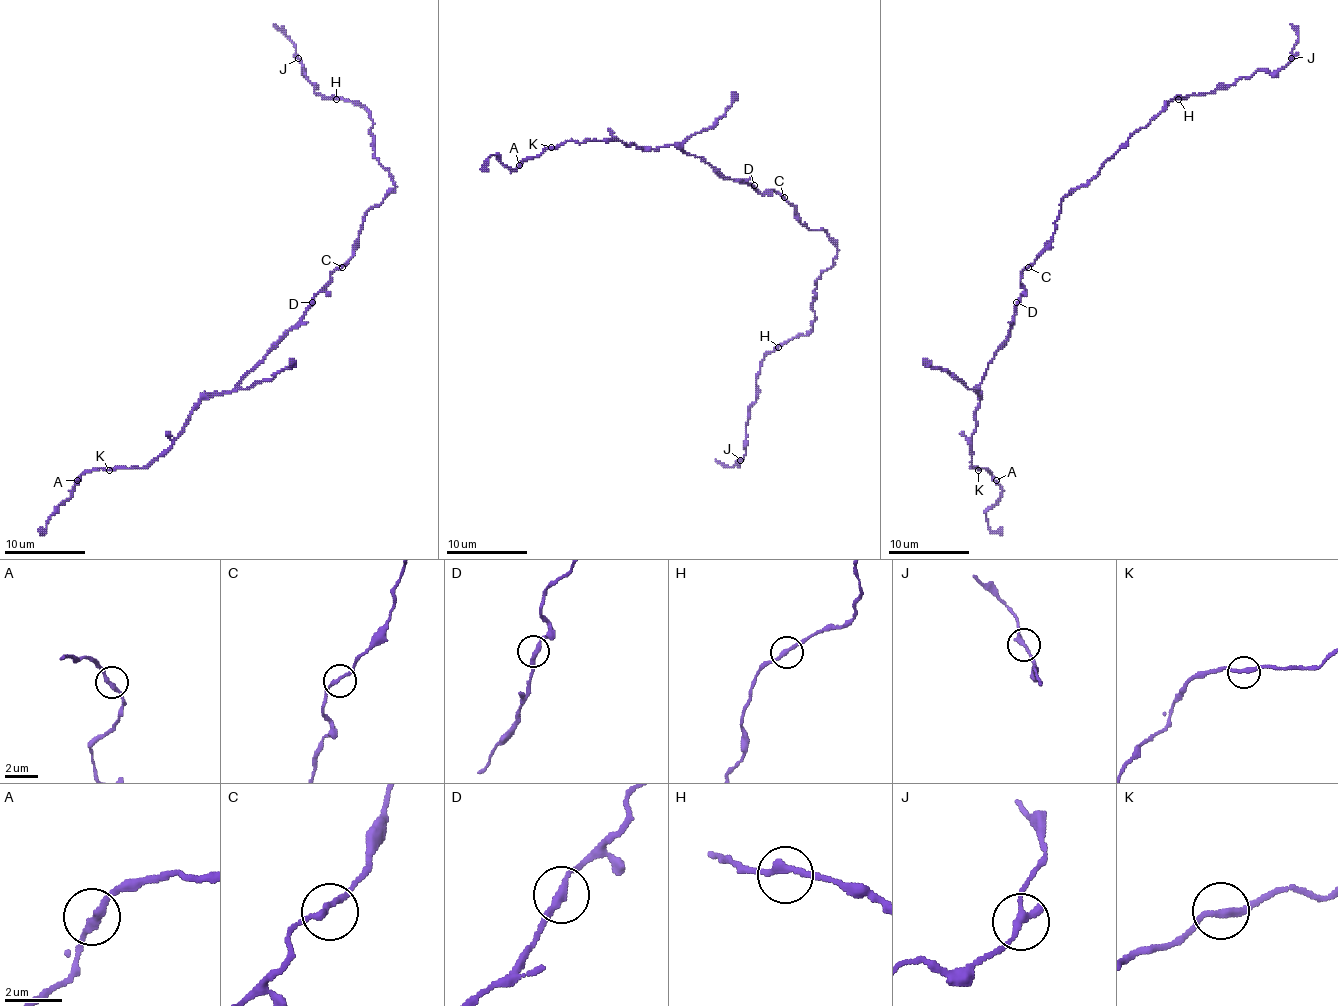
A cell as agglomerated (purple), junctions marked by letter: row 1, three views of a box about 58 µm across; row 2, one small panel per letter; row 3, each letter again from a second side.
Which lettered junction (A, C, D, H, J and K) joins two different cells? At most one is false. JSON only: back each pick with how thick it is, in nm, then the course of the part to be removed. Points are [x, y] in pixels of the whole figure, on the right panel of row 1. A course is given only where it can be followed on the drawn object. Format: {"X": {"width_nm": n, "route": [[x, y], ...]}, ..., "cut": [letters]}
{"J": {"width_nm": 260, "route": [[1292, 58], [1292, 48], [1298, 40], [1290, 24]]}, "cut": ["J"]}

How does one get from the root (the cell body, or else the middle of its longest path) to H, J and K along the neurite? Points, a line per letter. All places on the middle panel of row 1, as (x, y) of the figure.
H: (782, 197), (794, 208), (802, 224), (827, 234), (837, 248), (837, 256), (817, 281), (813, 327), (778, 347)
J: (782, 197), (802, 224), (827, 234), (837, 256), (817, 281), (813, 327), (762, 362), (740, 461)
K: (782, 197), (772, 189), (760, 193), (727, 179), (673, 145), (638, 149), (622, 141), (565, 141), (551, 147)

